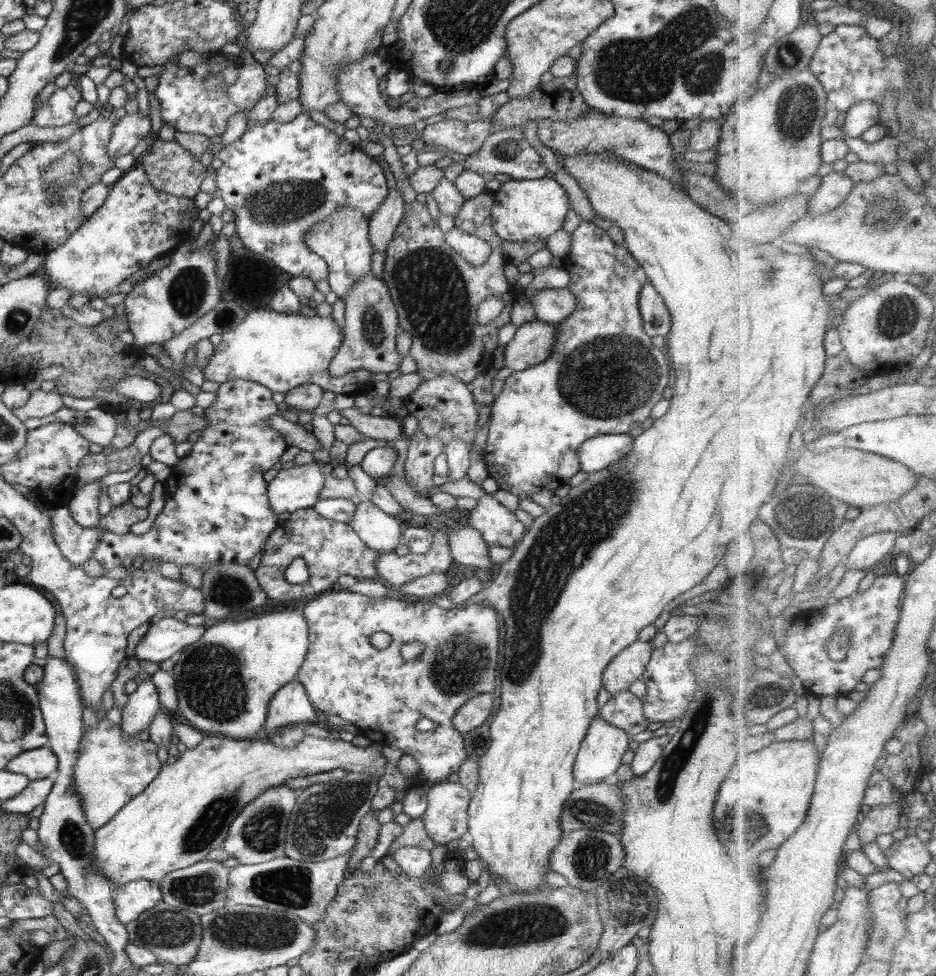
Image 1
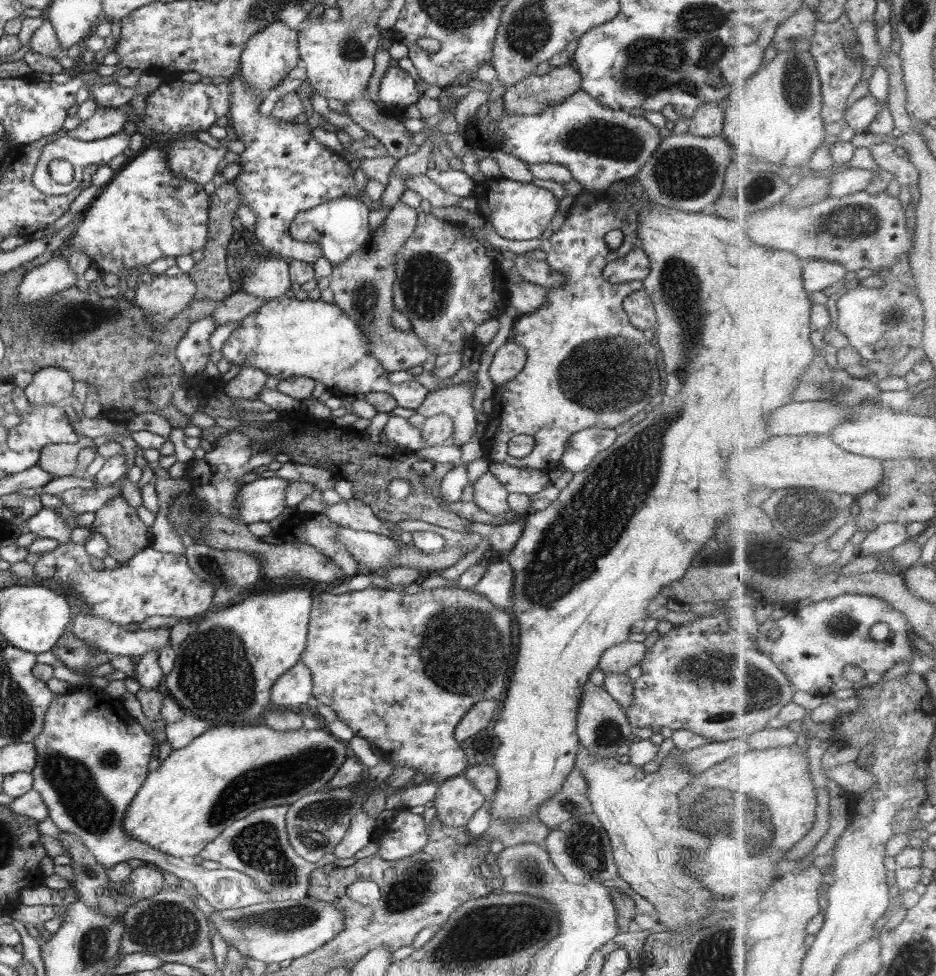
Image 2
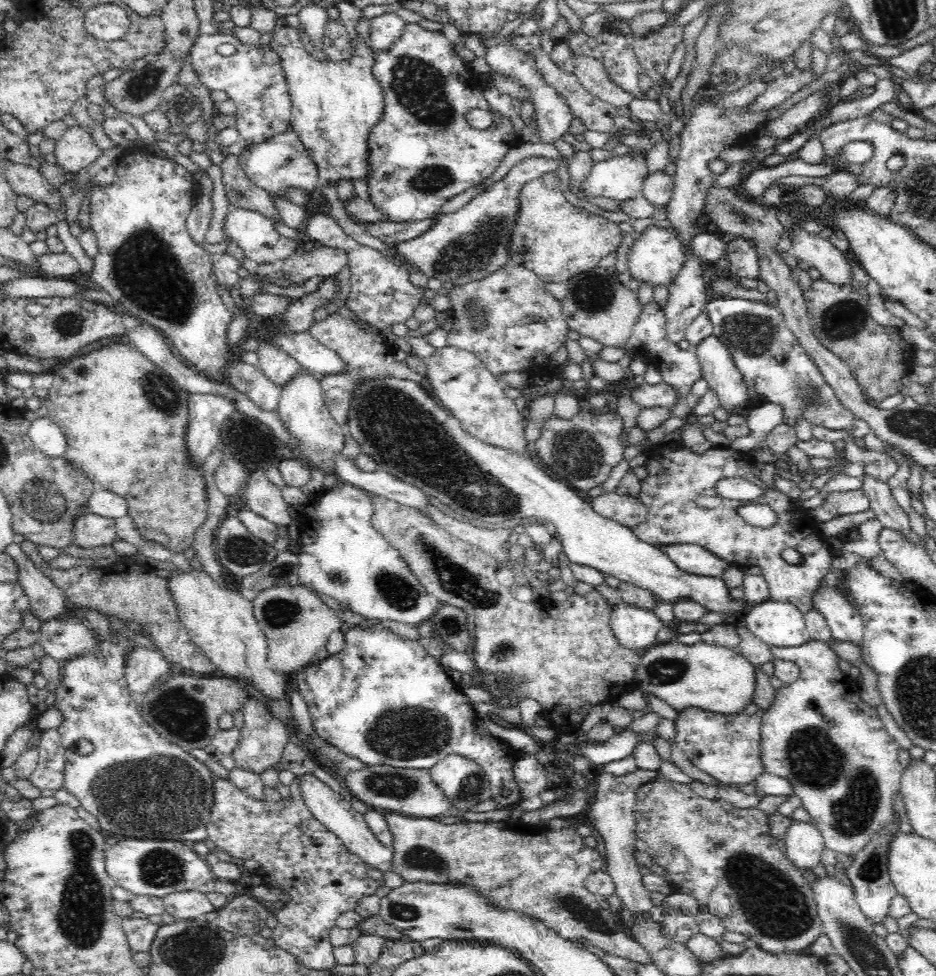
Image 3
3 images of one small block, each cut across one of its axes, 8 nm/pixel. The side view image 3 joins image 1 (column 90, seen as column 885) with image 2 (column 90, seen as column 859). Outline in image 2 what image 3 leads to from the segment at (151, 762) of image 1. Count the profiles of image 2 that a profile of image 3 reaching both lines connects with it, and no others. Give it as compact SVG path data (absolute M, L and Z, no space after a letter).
M72 690L58 693L50 703L44 727L32 742L37 750L36 765L31 771L33 788L40 792L49 810L50 820L59 830L80 836L82 844L106 868L130 859L152 862L192 882L216 910L242 908L253 904L274 902L272 894L262 892L252 876L230 868L208 870L189 860L169 855L140 842L122 828L123 816L142 783L148 777L148 764L154 752L154 737L134 717L124 714L116 704L119 699L104 698L104 694Z

